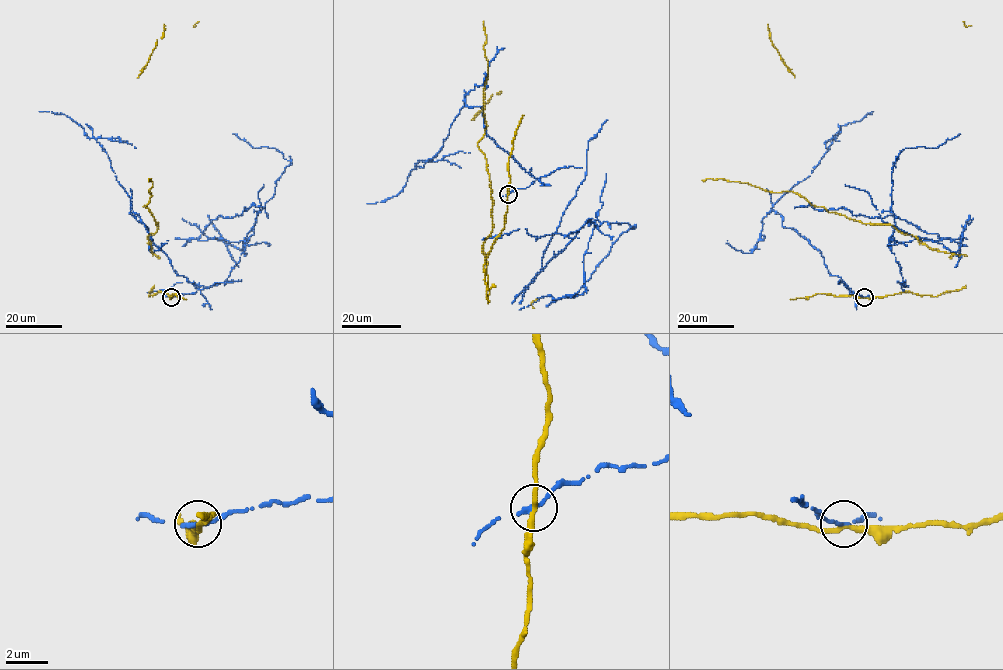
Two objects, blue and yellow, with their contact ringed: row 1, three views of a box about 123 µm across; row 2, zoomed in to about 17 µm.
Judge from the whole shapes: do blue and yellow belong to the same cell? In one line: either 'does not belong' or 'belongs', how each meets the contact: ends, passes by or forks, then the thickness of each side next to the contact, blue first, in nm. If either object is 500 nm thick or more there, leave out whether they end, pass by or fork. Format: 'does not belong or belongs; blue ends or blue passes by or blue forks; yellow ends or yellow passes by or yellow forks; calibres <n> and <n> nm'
does not belong; blue ends; yellow passes by; calibres 320 and 260 nm

